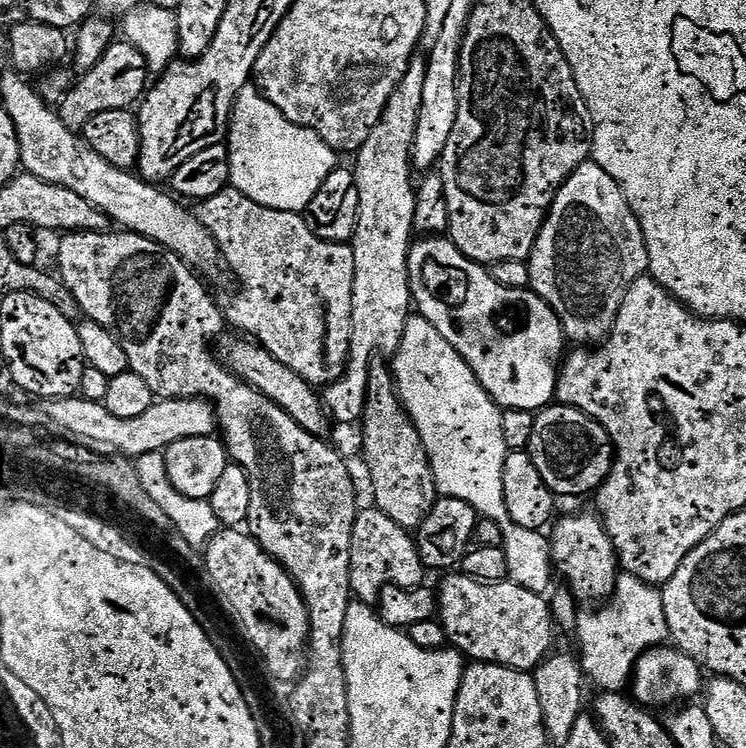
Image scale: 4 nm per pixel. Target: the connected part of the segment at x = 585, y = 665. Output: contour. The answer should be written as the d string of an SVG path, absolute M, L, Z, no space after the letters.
M624 572L617 577L611 600L610 604L605 603L594 612L581 613L577 617L576 634L582 648L583 655L581 654L580 661L585 677L600 689L616 694L623 691L629 683L636 663L643 653L663 645L669 639L669 624L666 622L663 593L653 585L642 583L634 575Z

